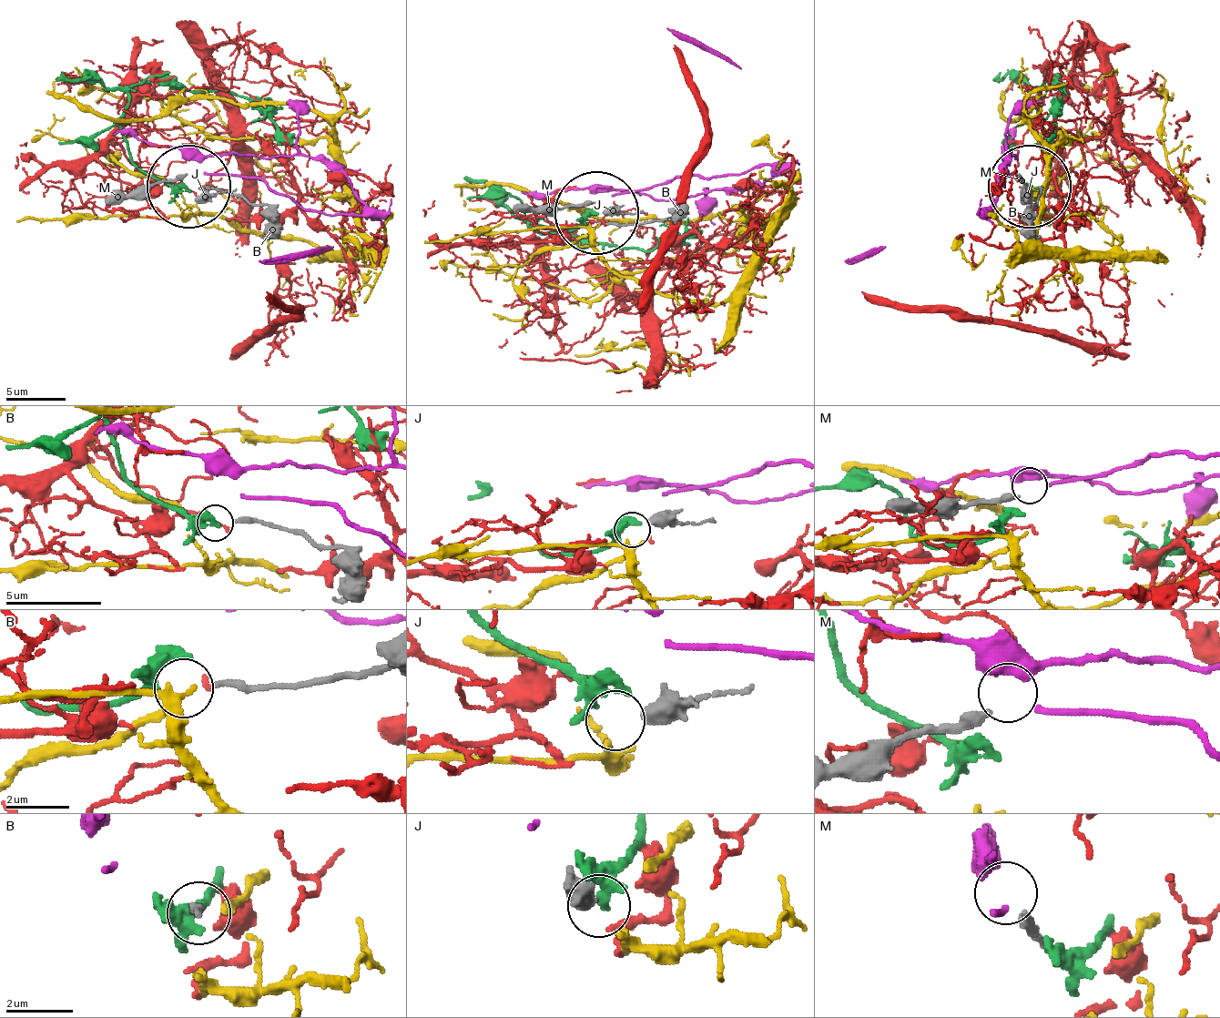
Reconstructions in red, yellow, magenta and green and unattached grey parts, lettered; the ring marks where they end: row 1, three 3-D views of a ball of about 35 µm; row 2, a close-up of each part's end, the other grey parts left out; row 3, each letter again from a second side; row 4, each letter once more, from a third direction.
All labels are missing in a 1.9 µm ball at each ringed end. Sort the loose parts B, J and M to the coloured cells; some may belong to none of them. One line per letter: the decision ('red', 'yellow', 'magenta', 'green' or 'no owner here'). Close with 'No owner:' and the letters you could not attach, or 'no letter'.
B: green
J: yellow
M: magenta
No owner: no letter

